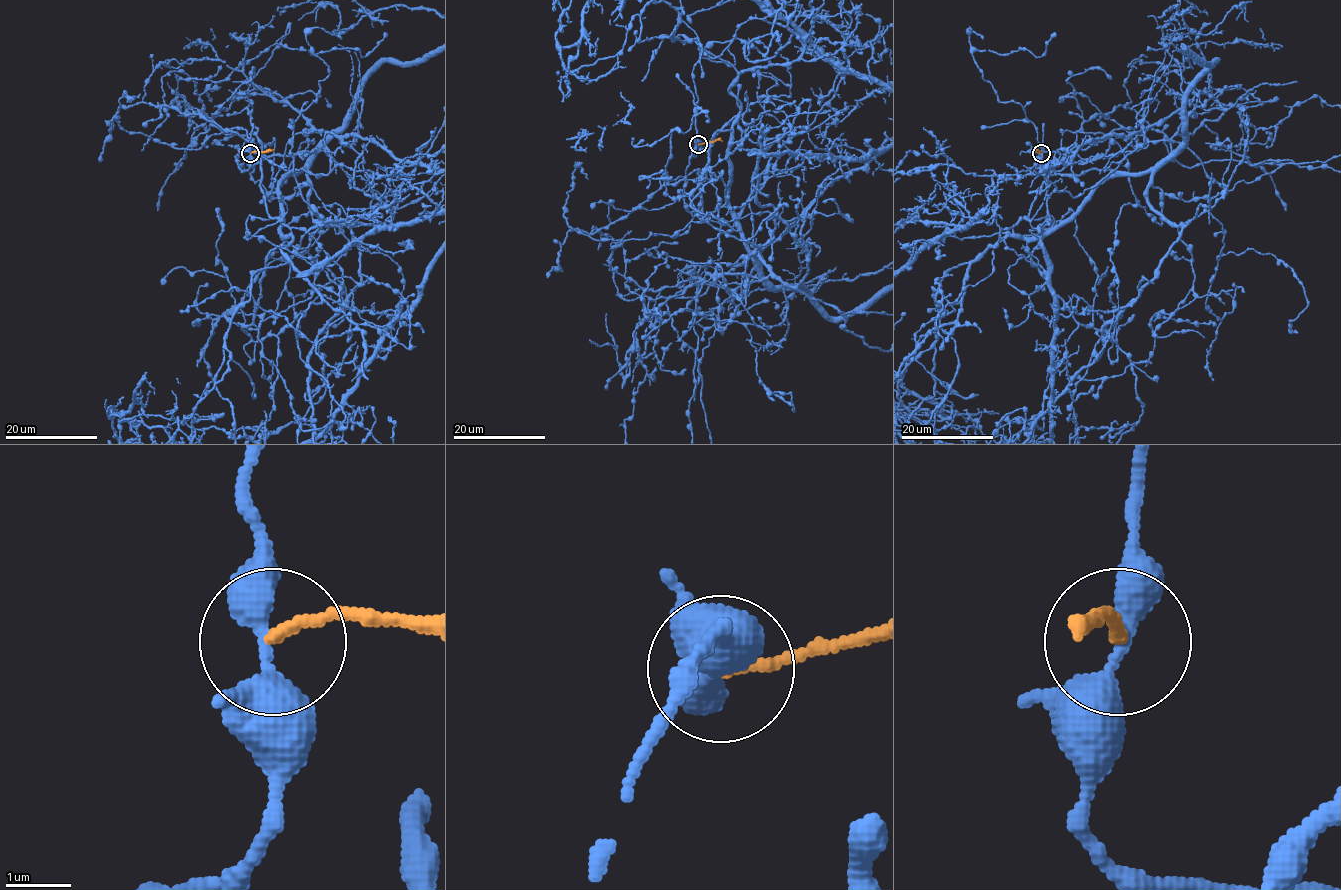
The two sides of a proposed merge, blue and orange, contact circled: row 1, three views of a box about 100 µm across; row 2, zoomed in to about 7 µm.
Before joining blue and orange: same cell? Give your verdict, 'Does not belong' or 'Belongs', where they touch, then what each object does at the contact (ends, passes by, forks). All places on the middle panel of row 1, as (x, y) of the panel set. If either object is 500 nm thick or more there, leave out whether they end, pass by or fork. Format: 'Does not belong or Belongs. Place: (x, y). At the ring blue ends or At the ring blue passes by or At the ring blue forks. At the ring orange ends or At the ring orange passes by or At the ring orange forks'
Does not belong. Place: (698, 144). At the ring blue passes by. At the ring orange ends

